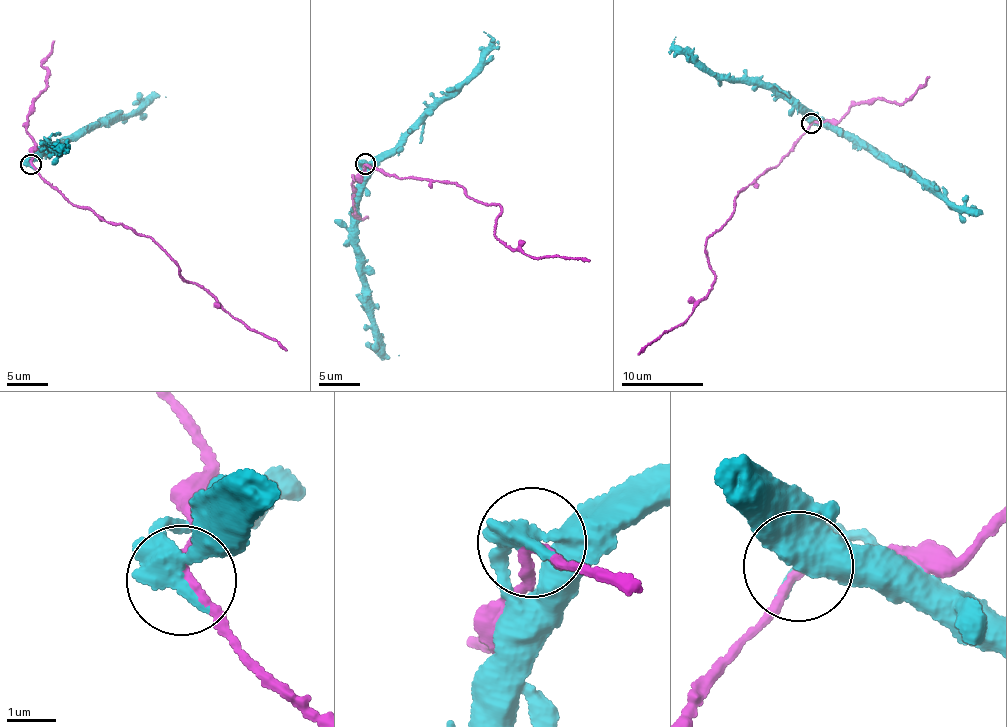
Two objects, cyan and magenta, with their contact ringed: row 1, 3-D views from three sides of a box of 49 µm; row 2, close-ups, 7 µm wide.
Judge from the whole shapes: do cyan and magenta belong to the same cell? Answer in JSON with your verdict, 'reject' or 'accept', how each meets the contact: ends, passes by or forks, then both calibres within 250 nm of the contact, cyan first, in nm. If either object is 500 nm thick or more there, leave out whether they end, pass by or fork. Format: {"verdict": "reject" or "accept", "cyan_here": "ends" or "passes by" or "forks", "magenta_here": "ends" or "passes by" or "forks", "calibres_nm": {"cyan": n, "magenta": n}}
{"verdict": "reject", "cyan_here": "passes by", "magenta_here": "passes by", "calibres_nm": {"cyan": 400, "magenta": 190}}

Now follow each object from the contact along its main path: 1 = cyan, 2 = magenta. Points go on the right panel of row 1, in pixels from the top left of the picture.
1: (812, 123), (825, 120), (866, 143), (880, 159), (936, 184), (948, 200), (975, 214), (969, 216)
2: (812, 123), (734, 198), (728, 220), (711, 236), (705, 246), (711, 289), (686, 320), (638, 354)

